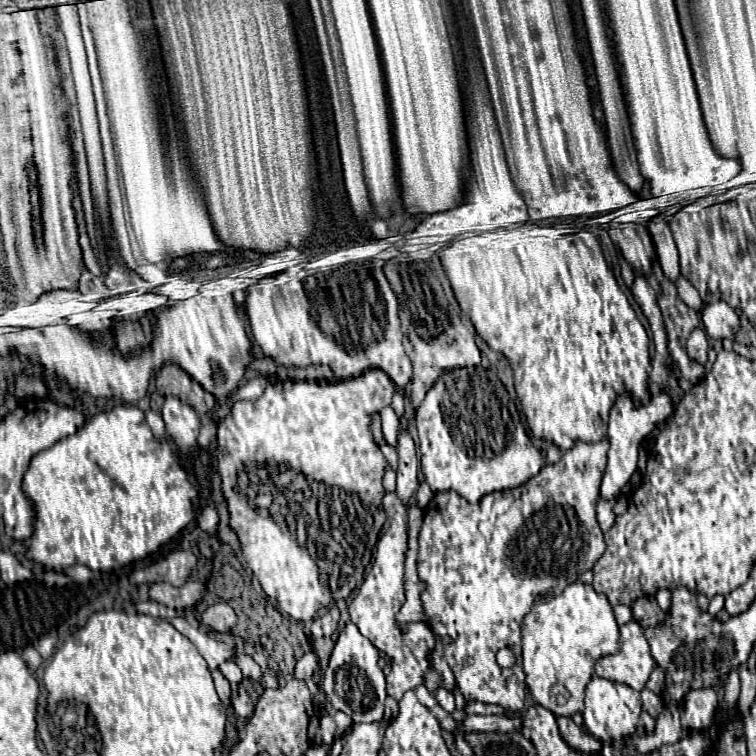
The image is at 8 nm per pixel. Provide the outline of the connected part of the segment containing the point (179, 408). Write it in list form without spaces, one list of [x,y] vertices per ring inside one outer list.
[[[165,397],[161,413],[167,433],[175,439],[175,443],[179,443],[179,447],[185,451],[195,447],[201,427],[195,409],[187,403],[181,403],[177,397]]]

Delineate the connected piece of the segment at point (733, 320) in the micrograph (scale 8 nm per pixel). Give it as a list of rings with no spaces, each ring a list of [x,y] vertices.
[[[725,301],[705,305],[701,311],[701,319],[703,319],[705,333],[713,339],[725,339],[725,337],[735,339],[735,335],[741,329],[739,315]]]

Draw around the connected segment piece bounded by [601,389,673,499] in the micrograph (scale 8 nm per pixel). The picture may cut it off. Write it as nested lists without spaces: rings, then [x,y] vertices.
[[[659,389],[657,393],[649,393],[649,401],[643,405],[635,405],[631,393],[623,393],[617,397],[613,409],[611,409],[611,417],[609,417],[609,461],[607,461],[607,469],[603,475],[603,483],[601,483],[601,499],[613,499],[619,495],[621,487],[631,479],[631,475],[637,469],[637,451],[639,451],[639,443],[659,425],[665,423],[669,417],[673,415],[673,403],[669,397],[669,389]]]

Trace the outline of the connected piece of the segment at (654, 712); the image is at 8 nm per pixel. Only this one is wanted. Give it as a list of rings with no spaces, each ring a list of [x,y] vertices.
[[[644,688],[640,694],[643,709],[647,711],[654,719],[656,719],[664,708],[664,703],[661,696],[653,693],[653,698],[651,698],[651,691],[647,688]]]

